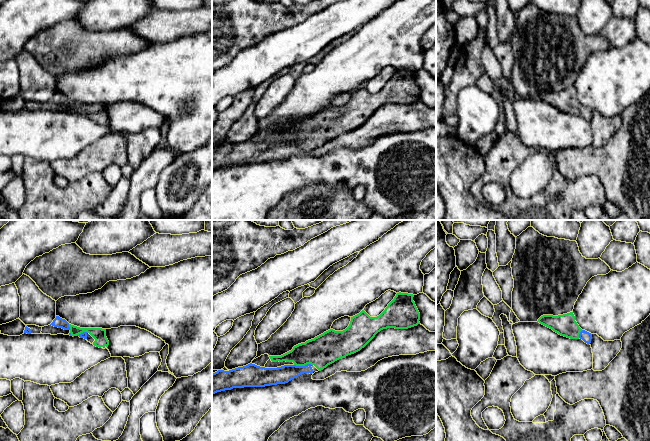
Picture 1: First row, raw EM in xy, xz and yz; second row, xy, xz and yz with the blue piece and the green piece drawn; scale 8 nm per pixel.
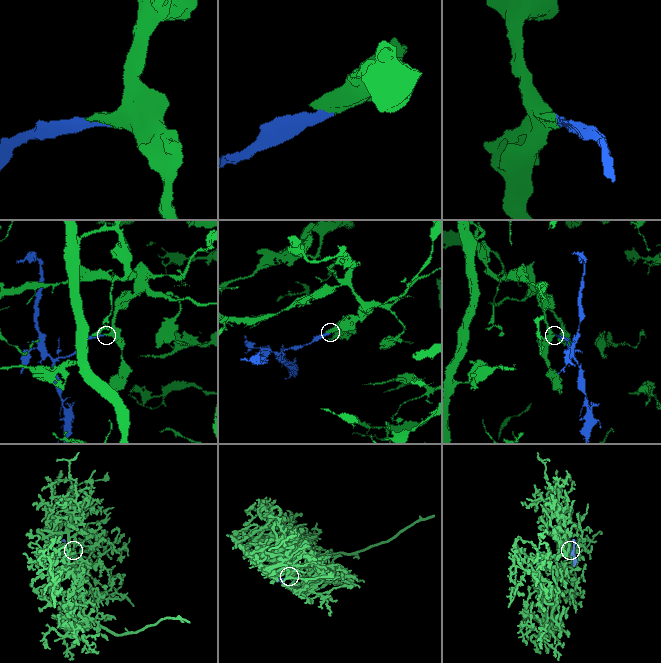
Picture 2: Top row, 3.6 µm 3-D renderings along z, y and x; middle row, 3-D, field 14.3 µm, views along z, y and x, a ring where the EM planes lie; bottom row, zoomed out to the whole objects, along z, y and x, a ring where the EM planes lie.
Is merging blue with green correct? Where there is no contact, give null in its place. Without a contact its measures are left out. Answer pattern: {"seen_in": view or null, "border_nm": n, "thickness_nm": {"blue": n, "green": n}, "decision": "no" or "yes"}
{"seen_in": "xz", "border_nm": 140, "thickness_nm": {"blue": 140, "green": 240}, "decision": "yes"}

